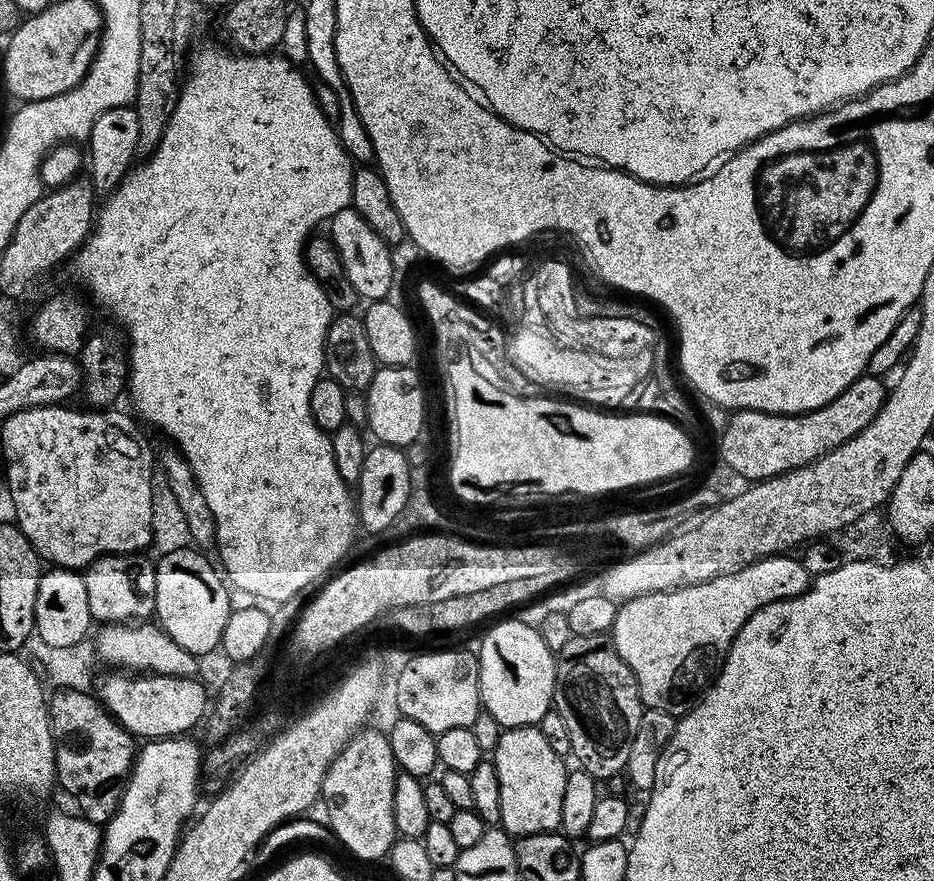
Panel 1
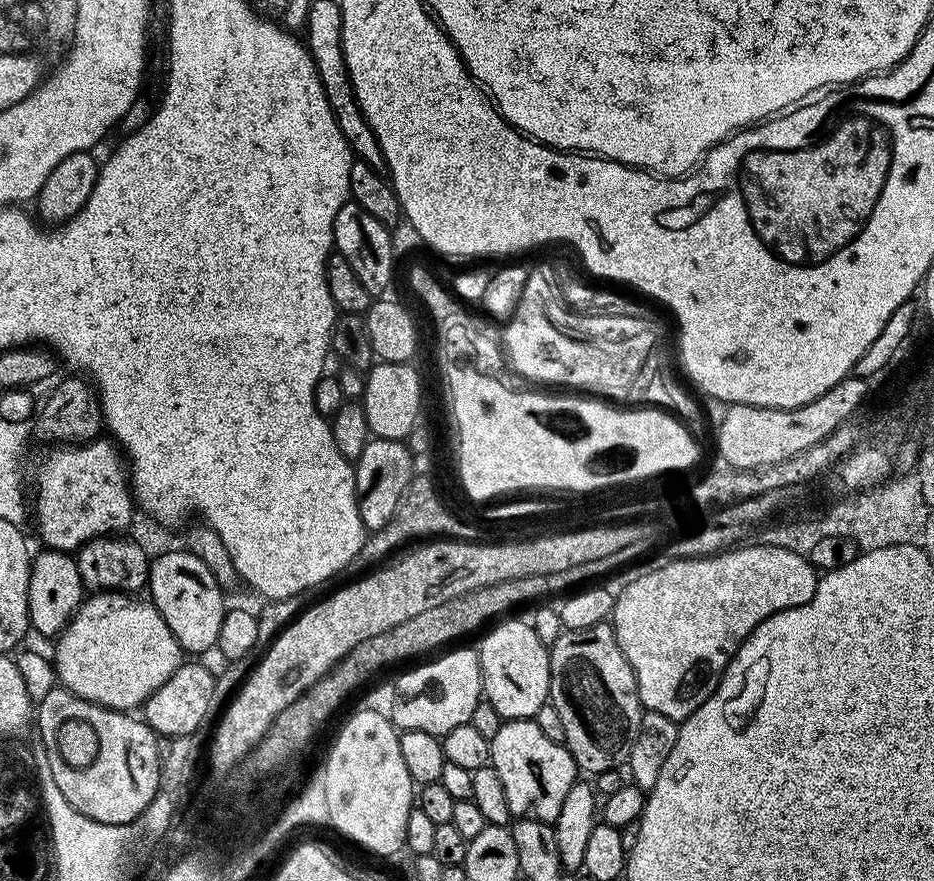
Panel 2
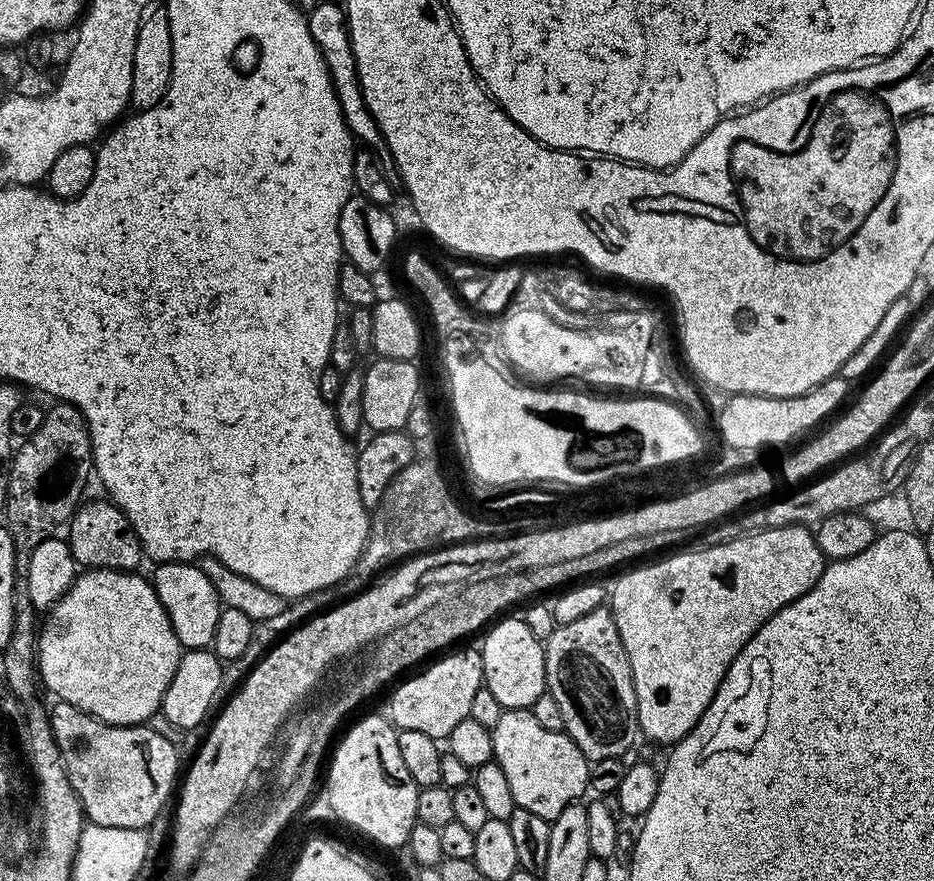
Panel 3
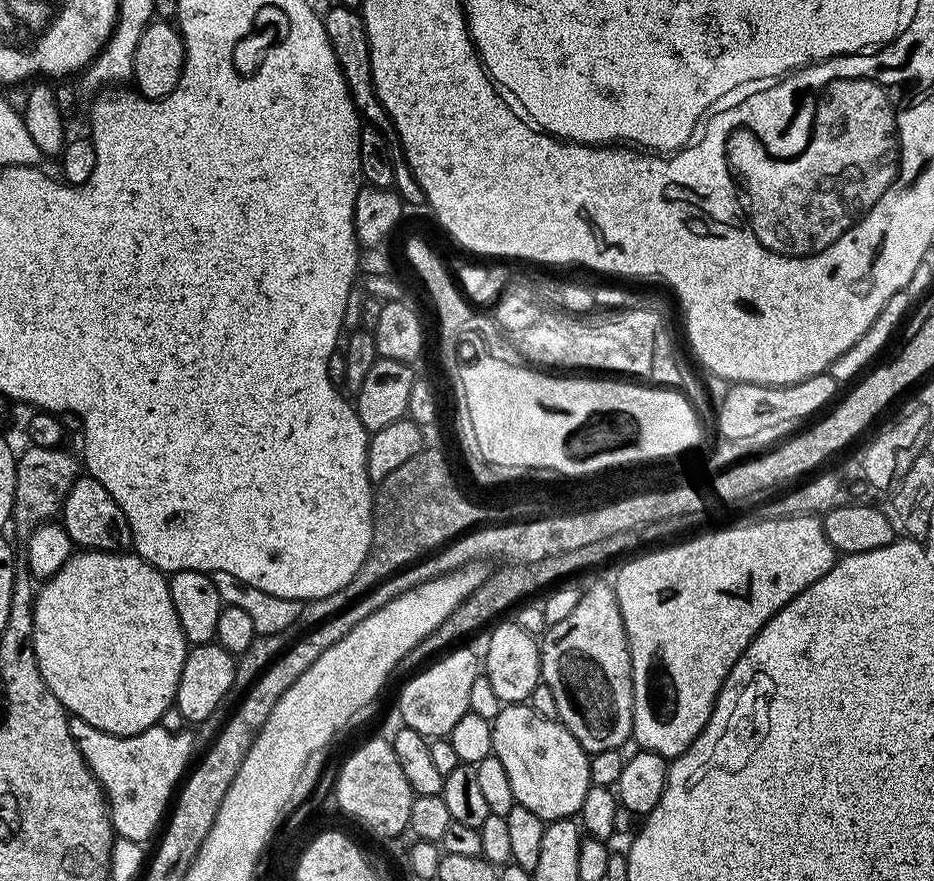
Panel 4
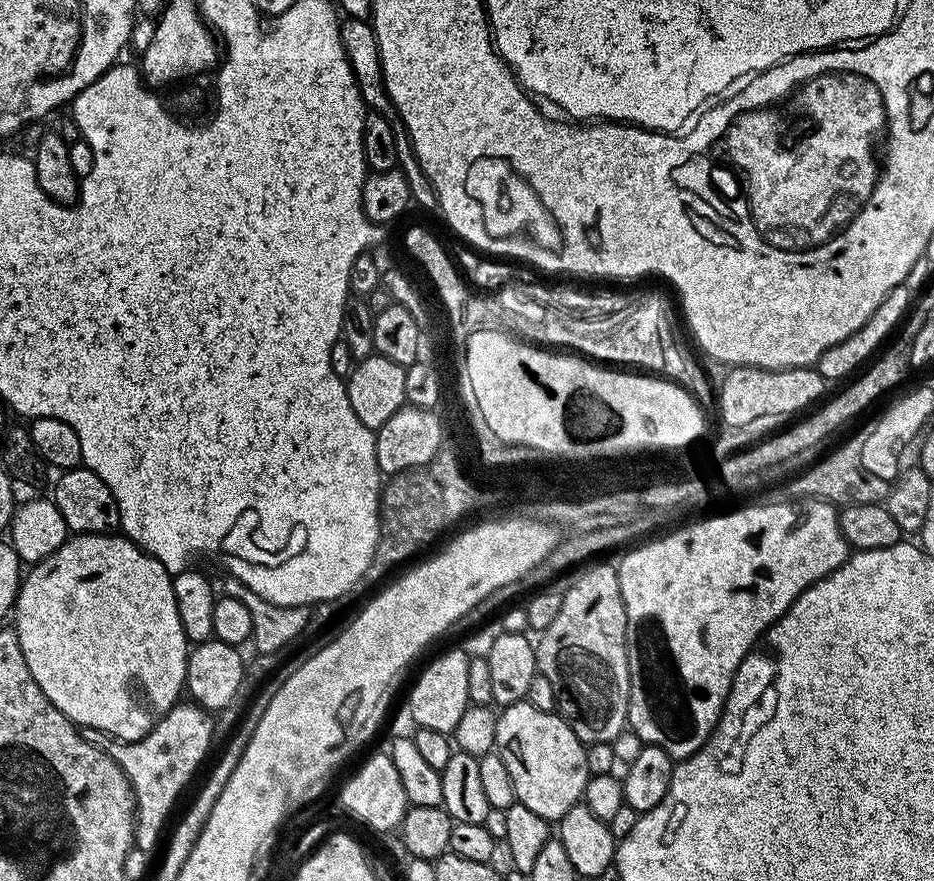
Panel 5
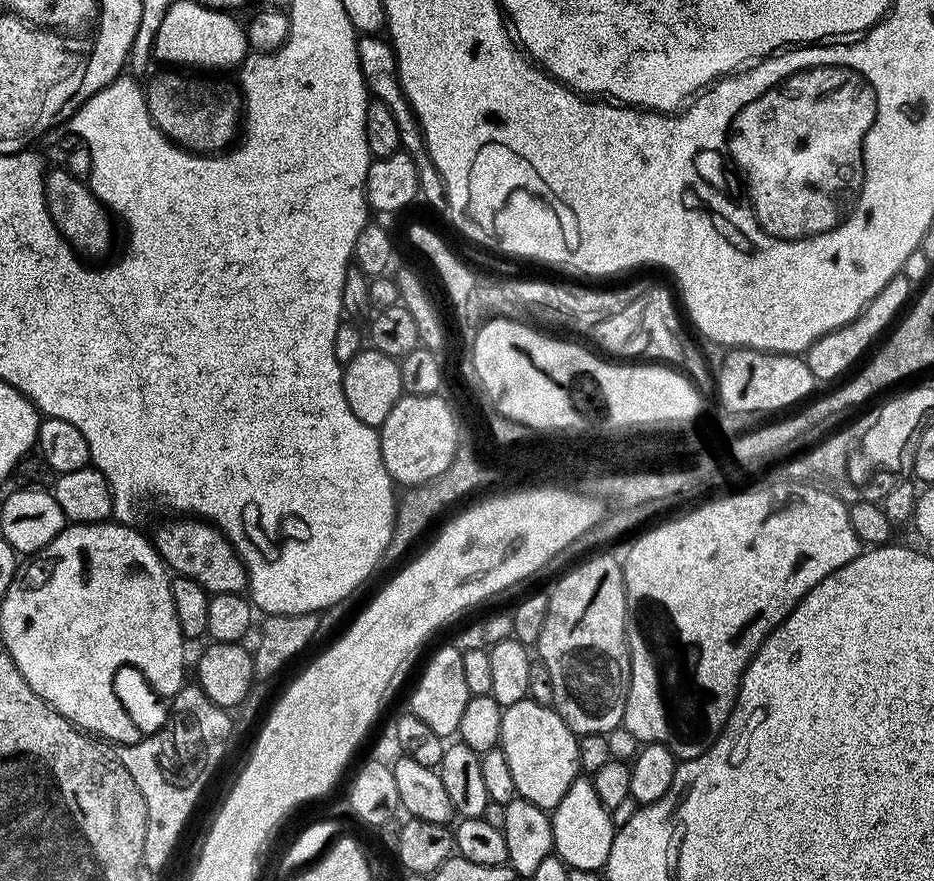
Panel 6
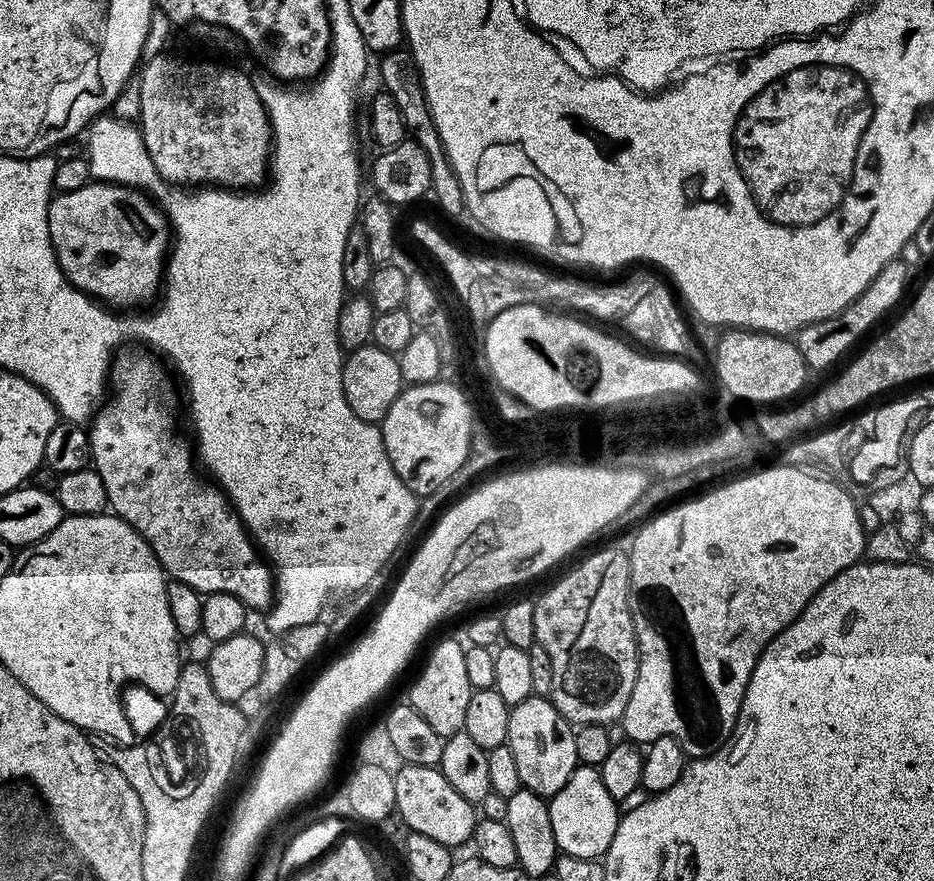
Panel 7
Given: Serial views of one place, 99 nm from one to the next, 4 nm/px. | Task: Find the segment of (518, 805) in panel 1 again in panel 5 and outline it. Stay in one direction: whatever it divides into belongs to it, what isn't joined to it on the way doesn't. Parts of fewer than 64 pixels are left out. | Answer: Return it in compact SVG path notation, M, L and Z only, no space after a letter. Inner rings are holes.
M527 702L509 704L496 717L494 750L500 755L502 762L506 762L506 770L510 770L518 803L534 810L534 814L538 814L543 820L559 822L573 806L583 801L590 775L586 766L586 745L577 738L574 730L570 730L563 716L556 712L538 710L538 706Z

